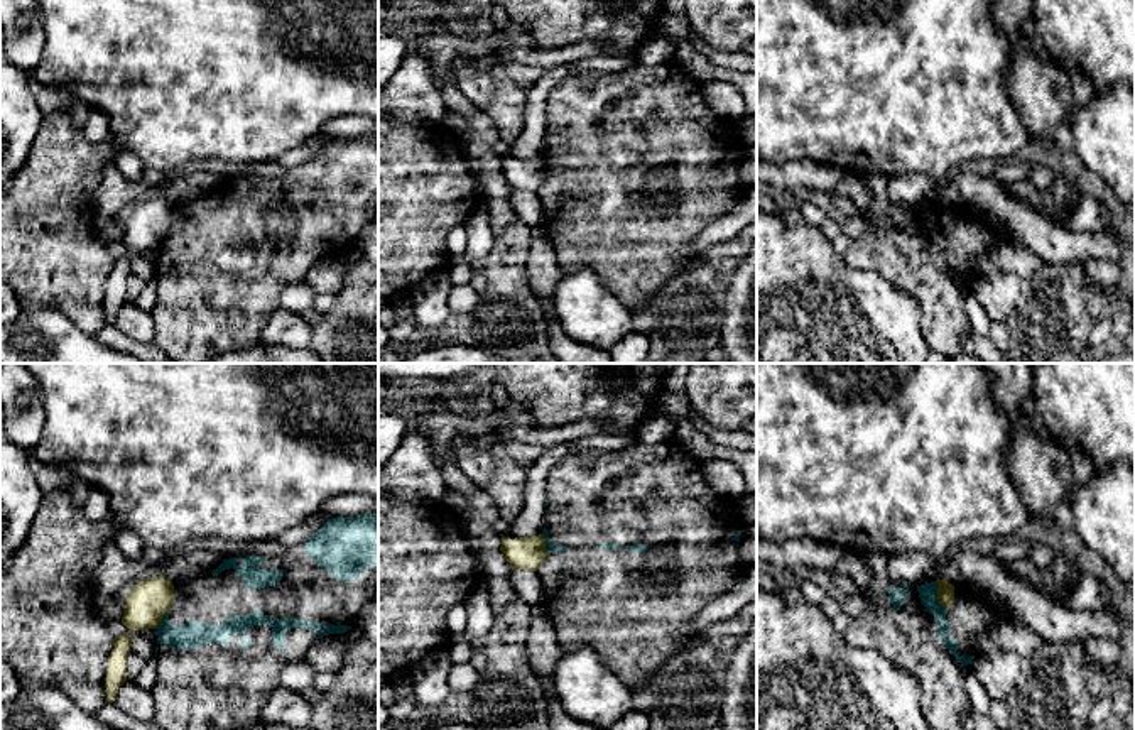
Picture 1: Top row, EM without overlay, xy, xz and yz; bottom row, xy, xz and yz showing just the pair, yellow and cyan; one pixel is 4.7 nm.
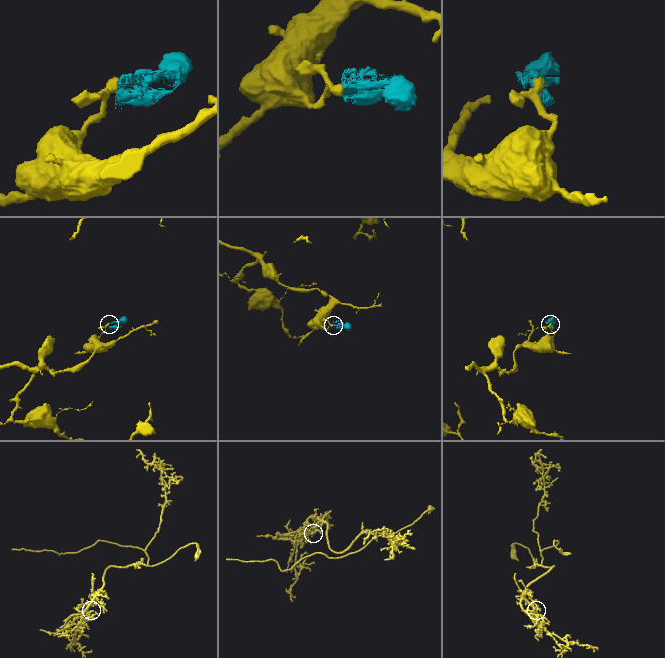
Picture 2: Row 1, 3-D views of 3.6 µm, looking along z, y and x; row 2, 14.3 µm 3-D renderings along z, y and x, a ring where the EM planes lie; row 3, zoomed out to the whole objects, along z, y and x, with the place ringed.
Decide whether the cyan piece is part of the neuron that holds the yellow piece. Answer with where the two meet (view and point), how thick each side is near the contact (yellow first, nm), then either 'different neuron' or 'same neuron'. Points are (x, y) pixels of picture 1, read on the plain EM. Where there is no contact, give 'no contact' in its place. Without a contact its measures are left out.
yz (938, 218) | 80/90 nm | different neuron

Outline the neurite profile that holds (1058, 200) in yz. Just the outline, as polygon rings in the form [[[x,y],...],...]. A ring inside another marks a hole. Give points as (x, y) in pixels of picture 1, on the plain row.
[[[1054,174],[1051,188],[1042,189],[1042,215],[1047,221],[1059,225],[1062,215],[1069,213],[1073,204],[1083,198],[1083,191],[1067,179]]]

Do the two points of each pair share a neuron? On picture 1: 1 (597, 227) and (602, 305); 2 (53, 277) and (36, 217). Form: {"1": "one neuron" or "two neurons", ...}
{"1": "two neurons", "2": "one neuron"}

